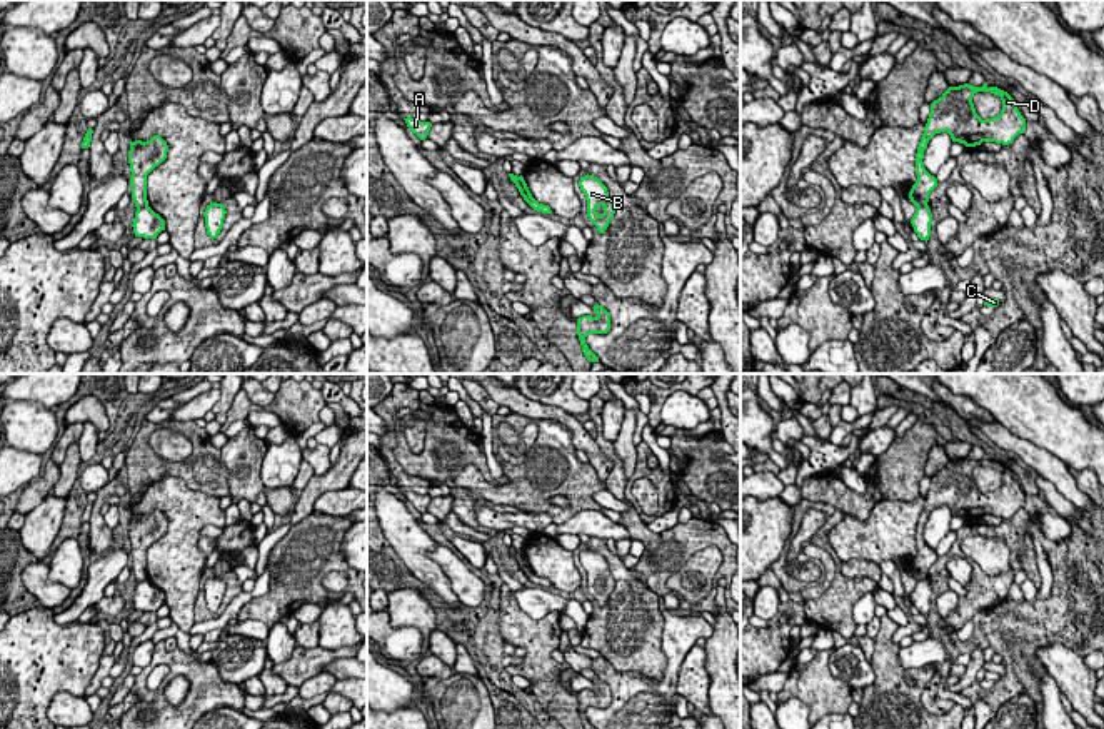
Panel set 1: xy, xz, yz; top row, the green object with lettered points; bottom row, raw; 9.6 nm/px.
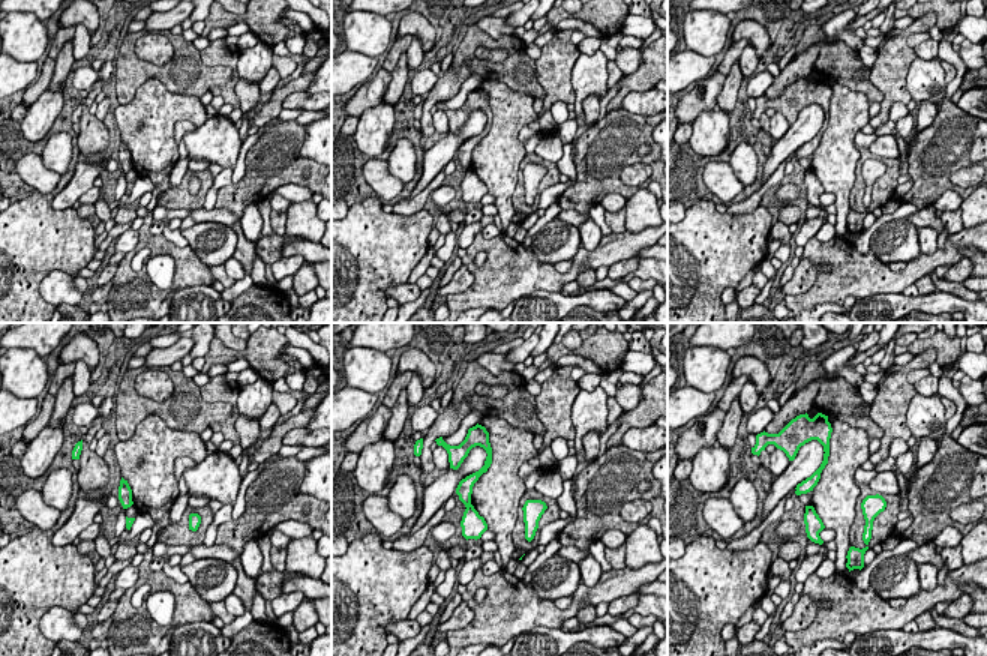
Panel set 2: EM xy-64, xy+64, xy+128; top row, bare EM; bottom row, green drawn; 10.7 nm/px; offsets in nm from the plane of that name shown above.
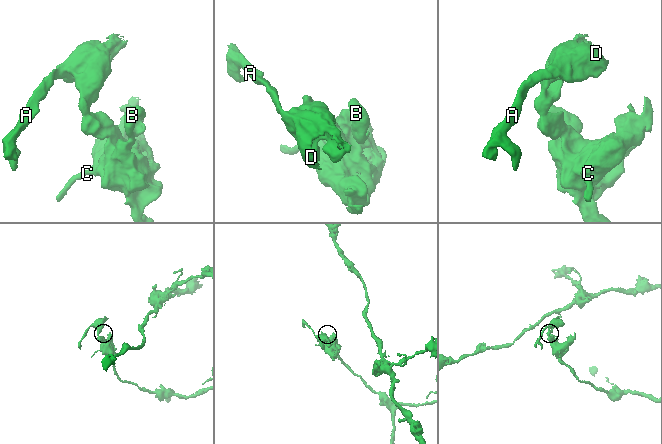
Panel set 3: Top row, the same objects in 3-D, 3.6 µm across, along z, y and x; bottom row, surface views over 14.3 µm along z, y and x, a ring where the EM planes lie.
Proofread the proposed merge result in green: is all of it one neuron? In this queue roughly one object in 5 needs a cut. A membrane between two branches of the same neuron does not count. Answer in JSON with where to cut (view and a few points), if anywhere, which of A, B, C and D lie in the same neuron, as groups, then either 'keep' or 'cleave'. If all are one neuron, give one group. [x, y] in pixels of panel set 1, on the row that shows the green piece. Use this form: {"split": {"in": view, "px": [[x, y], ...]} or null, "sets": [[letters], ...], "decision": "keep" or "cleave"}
{"split": {"in": "xy", "px": [[147, 204], [137, 209]]}, "sets": [["A", "D"], ["B", "C"]], "decision": "cleave"}

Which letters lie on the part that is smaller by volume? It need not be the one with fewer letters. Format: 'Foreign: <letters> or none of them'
Foreign: A, D

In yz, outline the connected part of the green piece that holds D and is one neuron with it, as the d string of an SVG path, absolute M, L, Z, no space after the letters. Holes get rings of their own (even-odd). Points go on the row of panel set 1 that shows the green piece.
M969 83L949 87L937 100L931 103L931 113L924 127L922 138L916 153L917 180L909 192L916 207L927 205L931 192L939 185L937 178L924 167L924 150L929 140L941 132L947 132L952 142L976 147L982 142L1009 145L1026 130L1026 118L1021 115L1014 98L997 88L984 83L974 87ZM977 92L991 92L1002 100L1002 110L997 117L982 120L974 108L972 97Z

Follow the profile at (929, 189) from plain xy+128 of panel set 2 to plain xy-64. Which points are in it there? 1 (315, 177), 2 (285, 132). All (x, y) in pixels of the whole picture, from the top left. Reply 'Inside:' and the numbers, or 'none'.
Inside: 1, 2

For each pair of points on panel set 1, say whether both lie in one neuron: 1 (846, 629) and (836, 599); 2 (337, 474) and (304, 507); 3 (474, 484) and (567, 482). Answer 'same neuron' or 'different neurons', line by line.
1: same neuron
2: same neuron
3: same neuron

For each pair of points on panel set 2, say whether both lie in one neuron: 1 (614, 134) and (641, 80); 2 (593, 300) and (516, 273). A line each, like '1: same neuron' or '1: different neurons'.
1: different neurons
2: different neurons

